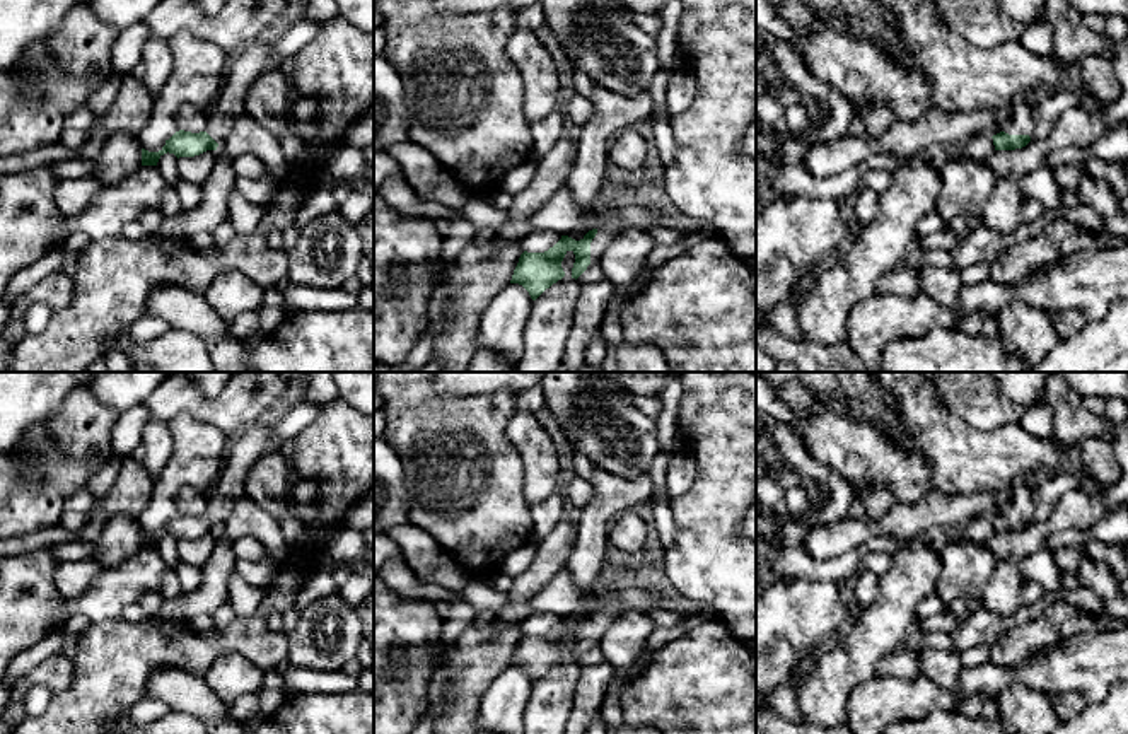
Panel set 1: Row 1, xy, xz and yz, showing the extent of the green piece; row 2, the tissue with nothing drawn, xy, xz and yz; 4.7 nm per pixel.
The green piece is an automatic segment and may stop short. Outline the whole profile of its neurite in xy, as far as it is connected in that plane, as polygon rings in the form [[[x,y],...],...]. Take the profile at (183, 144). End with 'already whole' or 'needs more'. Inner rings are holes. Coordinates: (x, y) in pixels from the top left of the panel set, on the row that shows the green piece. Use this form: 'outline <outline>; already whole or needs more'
outline [[[266,36],[230,56],[225,80],[215,102],[208,108],[206,130],[191,133],[179,130],[159,152],[142,149],[142,166],[157,166],[164,154],[195,157],[206,150],[217,150],[232,131],[235,121],[247,114],[246,99],[256,79],[259,79],[271,61],[273,36]]]; needs more

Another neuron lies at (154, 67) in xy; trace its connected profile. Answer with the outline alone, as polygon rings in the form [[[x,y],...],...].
[[[148,36],[143,44],[142,58],[130,73],[155,96],[167,82],[171,72],[172,55],[169,50],[169,39]]]

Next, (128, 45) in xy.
[[[137,22],[118,32],[113,44],[111,65],[118,73],[130,73],[143,53],[148,39],[148,29],[143,22]]]

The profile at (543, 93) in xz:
[[[515,29],[507,53],[524,82],[524,111],[529,123],[553,113],[563,101],[560,72],[553,55],[534,31]]]

